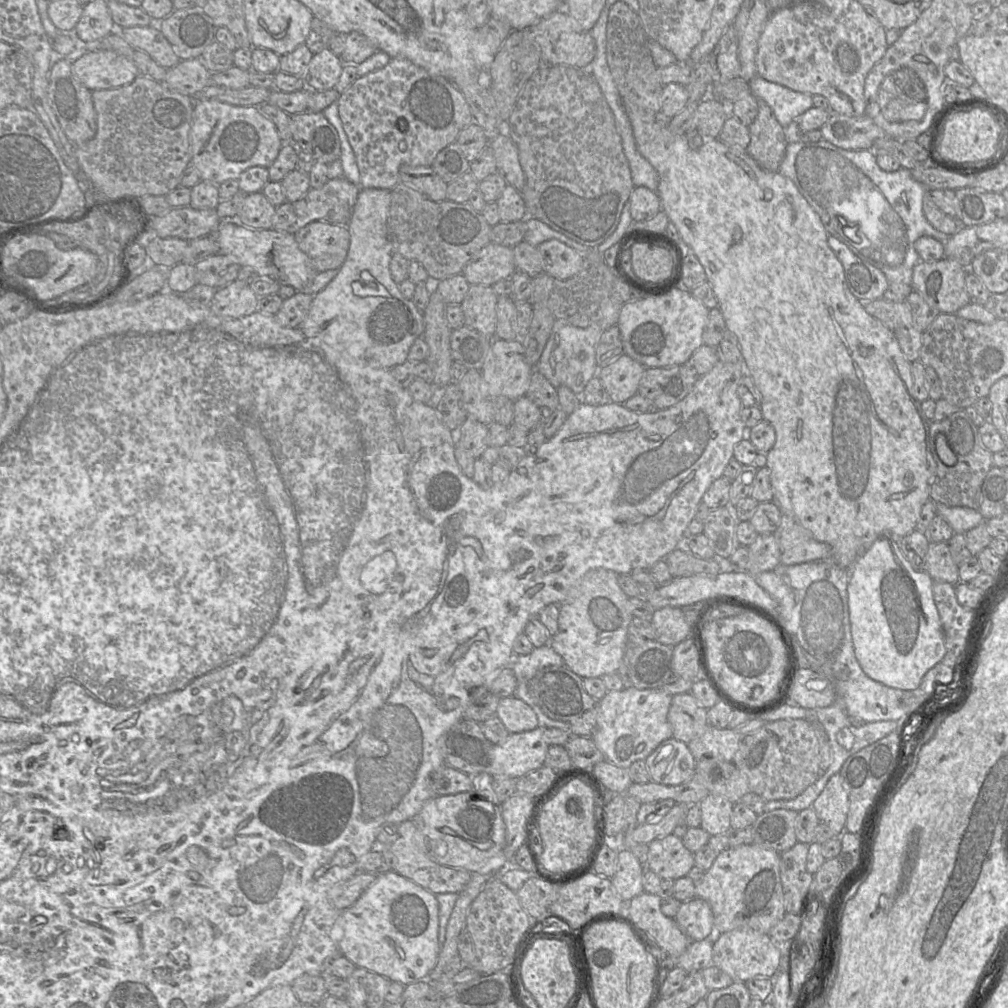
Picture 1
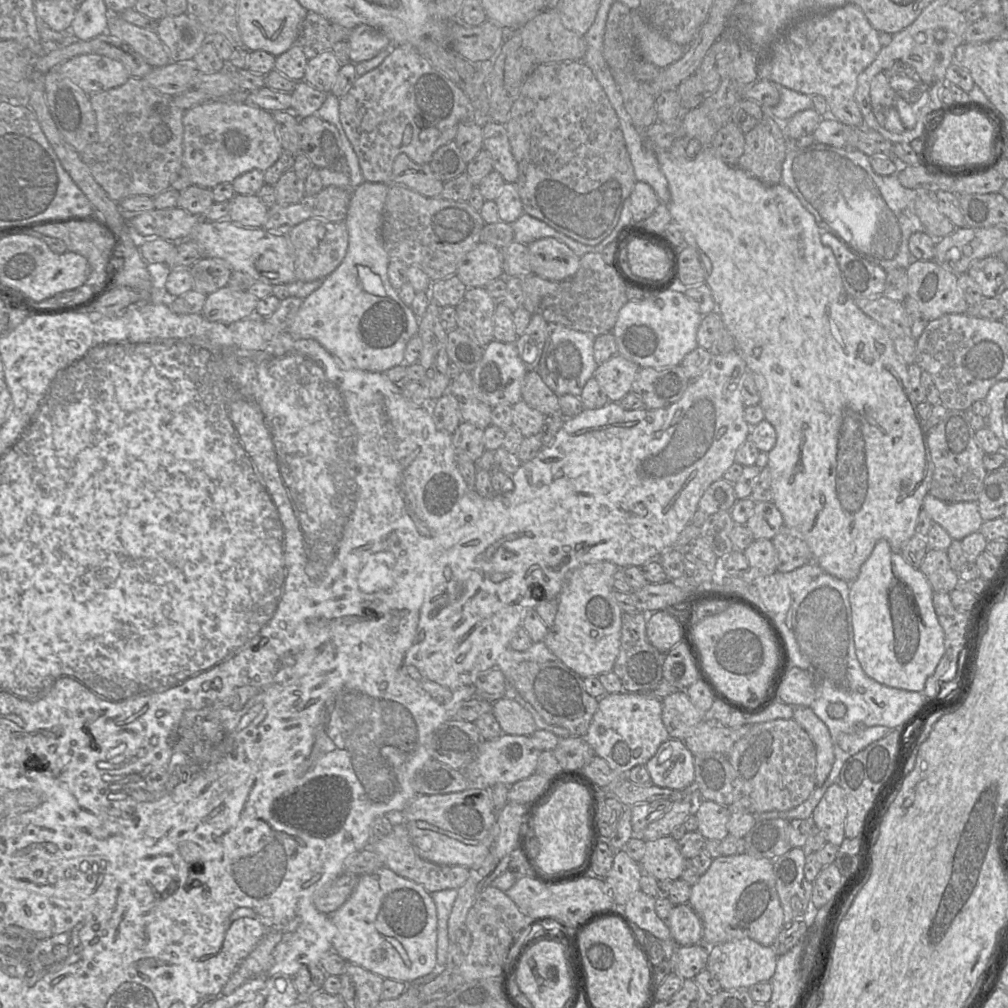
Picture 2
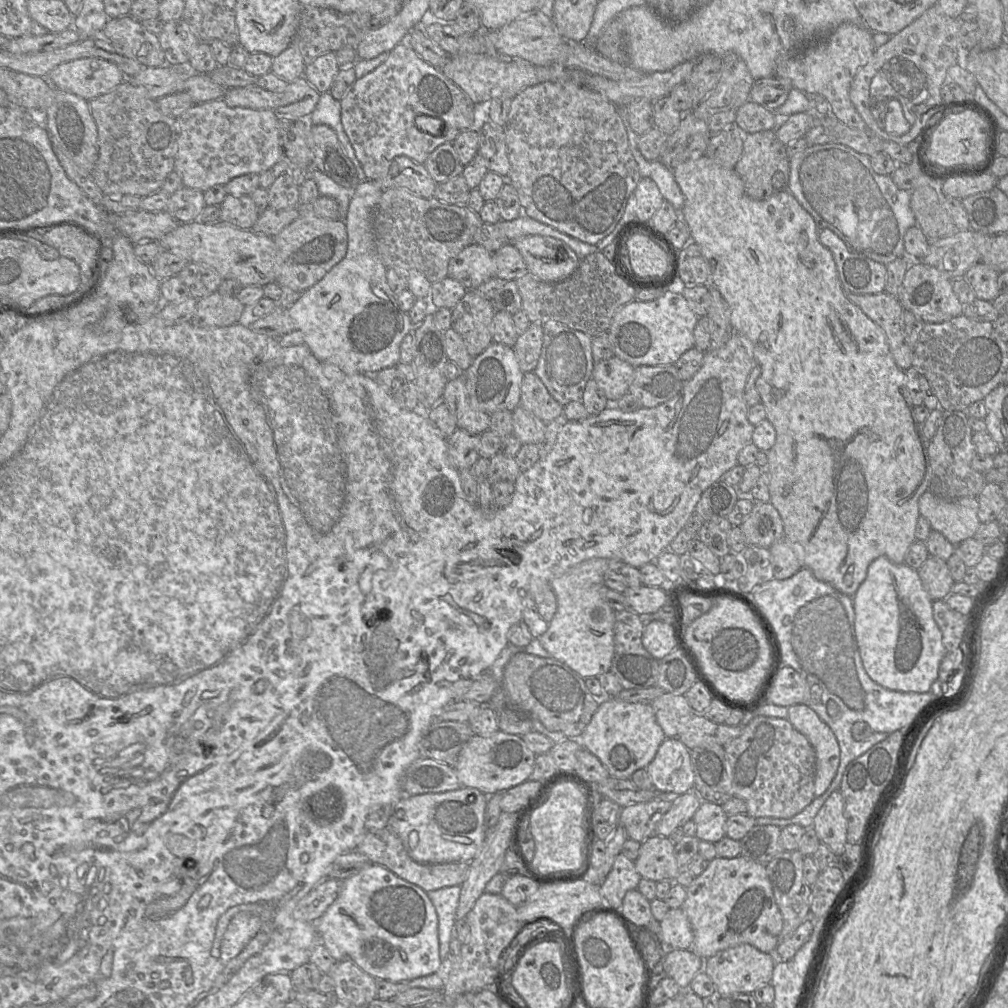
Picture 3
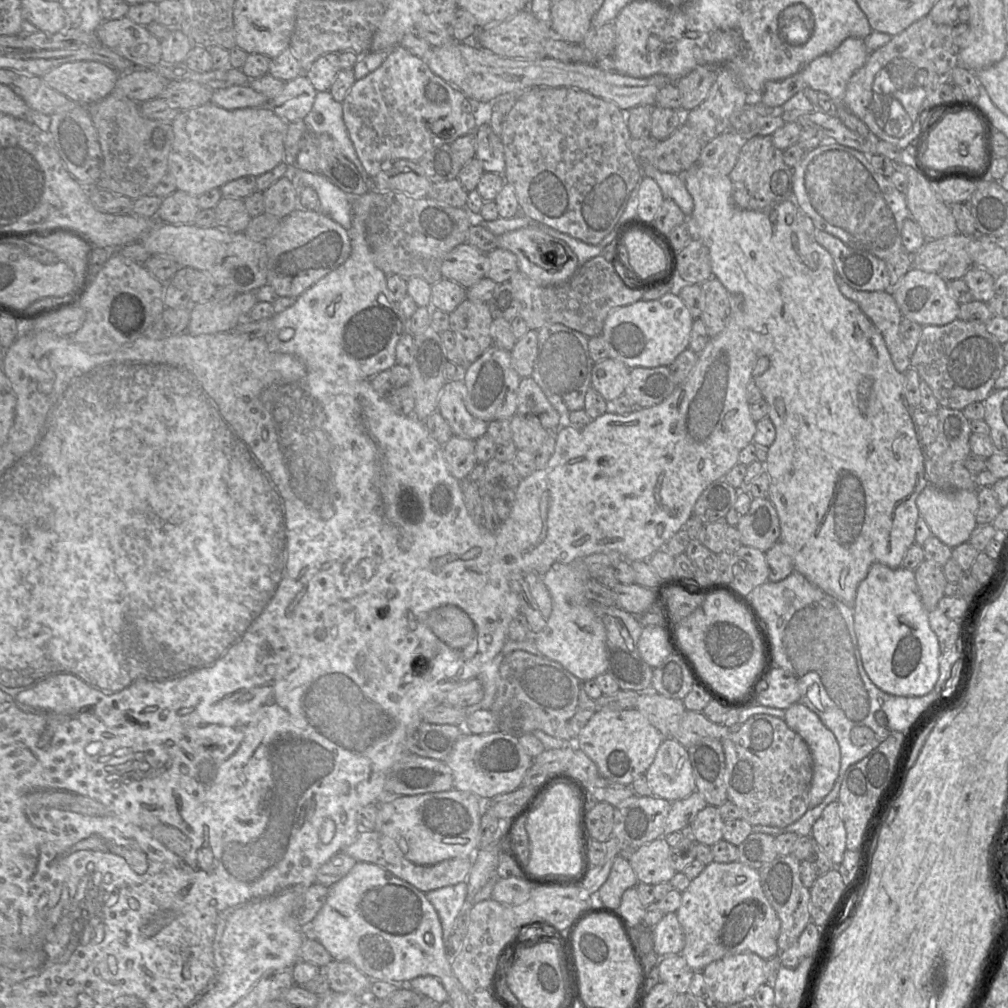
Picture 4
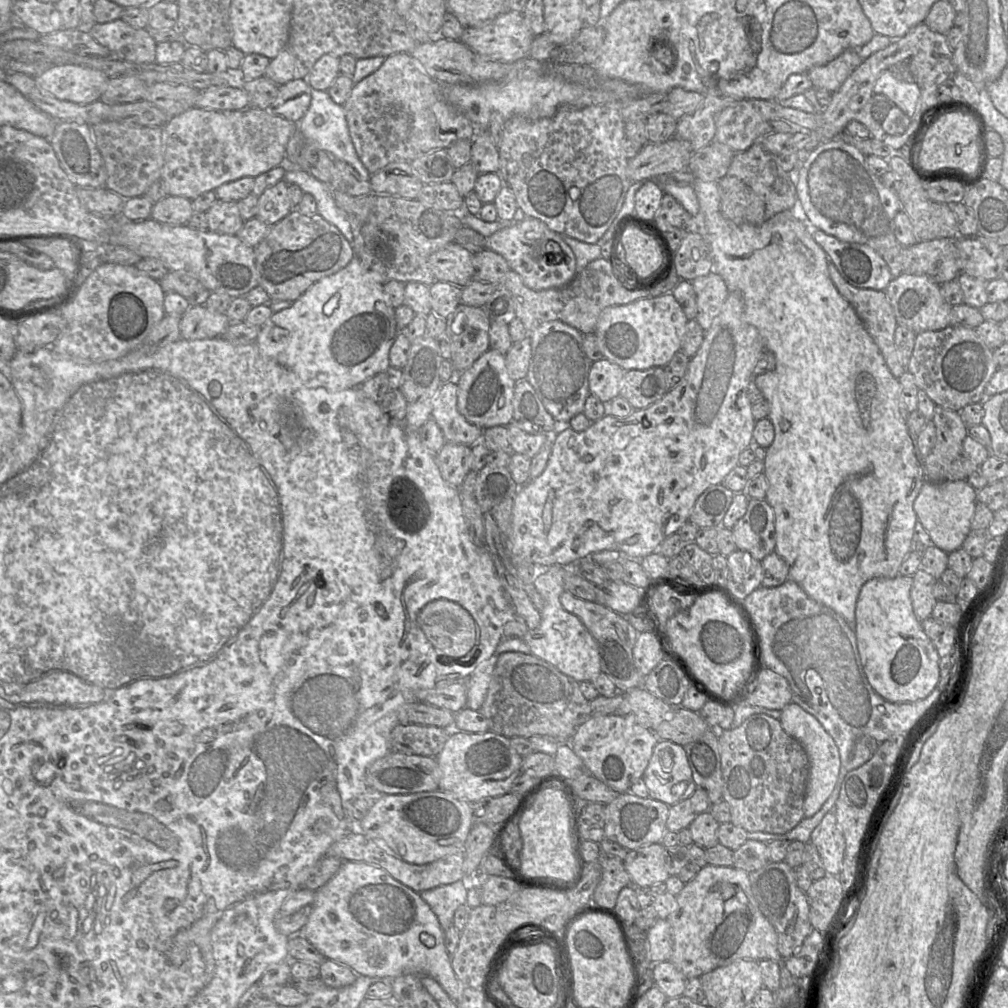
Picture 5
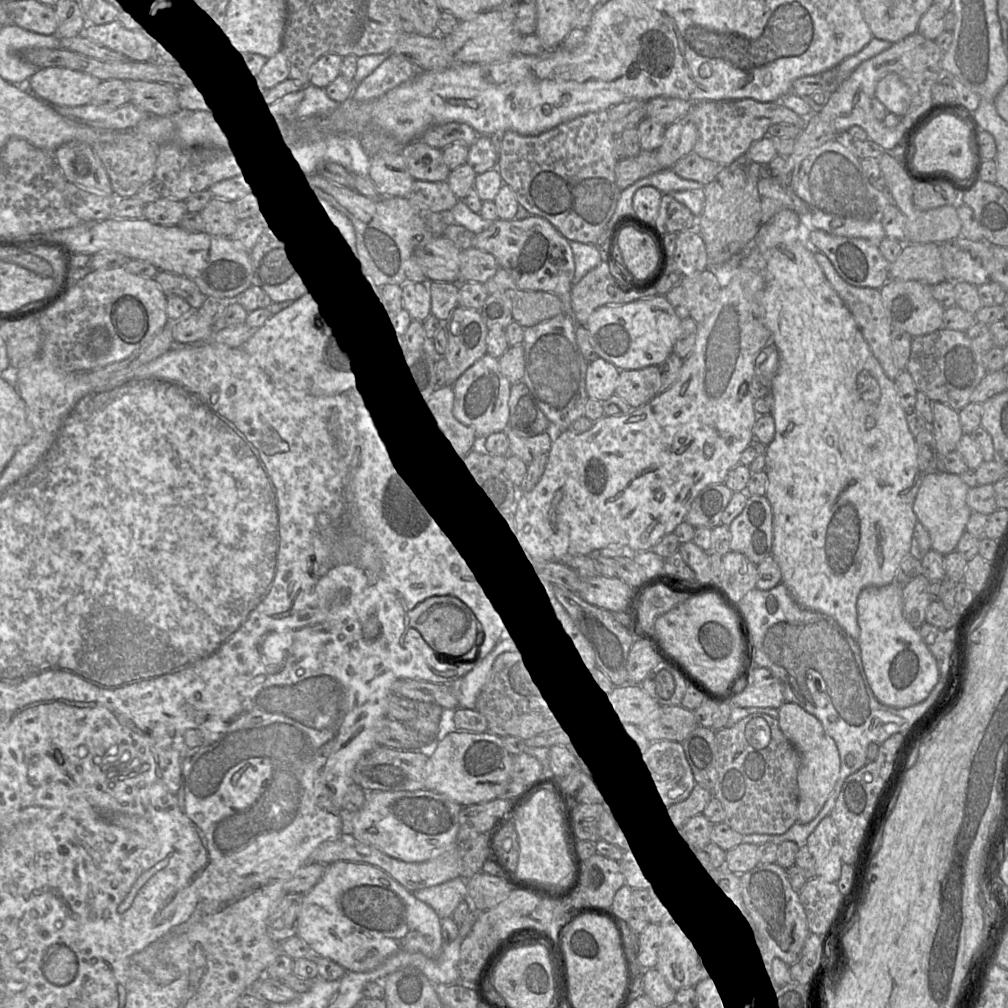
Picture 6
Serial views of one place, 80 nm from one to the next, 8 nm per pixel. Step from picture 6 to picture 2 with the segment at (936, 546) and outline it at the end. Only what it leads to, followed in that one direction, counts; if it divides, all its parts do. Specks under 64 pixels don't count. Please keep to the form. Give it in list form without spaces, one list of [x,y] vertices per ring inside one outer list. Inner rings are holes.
[[[928,493],[923,499],[922,508],[953,540],[962,540],[979,531],[983,523],[977,502],[944,502]]]

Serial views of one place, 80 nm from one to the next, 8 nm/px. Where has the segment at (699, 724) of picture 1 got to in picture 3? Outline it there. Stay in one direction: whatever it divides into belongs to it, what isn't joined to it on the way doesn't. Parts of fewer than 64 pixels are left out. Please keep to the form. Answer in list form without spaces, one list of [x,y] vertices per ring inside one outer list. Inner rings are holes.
[[[665,692],[651,702],[657,723],[666,738],[677,738],[692,718],[693,711],[685,695]]]

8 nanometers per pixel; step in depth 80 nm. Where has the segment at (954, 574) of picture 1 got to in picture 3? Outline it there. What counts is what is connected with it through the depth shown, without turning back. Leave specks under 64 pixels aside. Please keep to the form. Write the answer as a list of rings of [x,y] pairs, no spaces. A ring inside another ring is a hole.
[[[931,556],[918,569],[923,586],[931,599],[945,600],[951,594],[954,579],[947,561]]]

